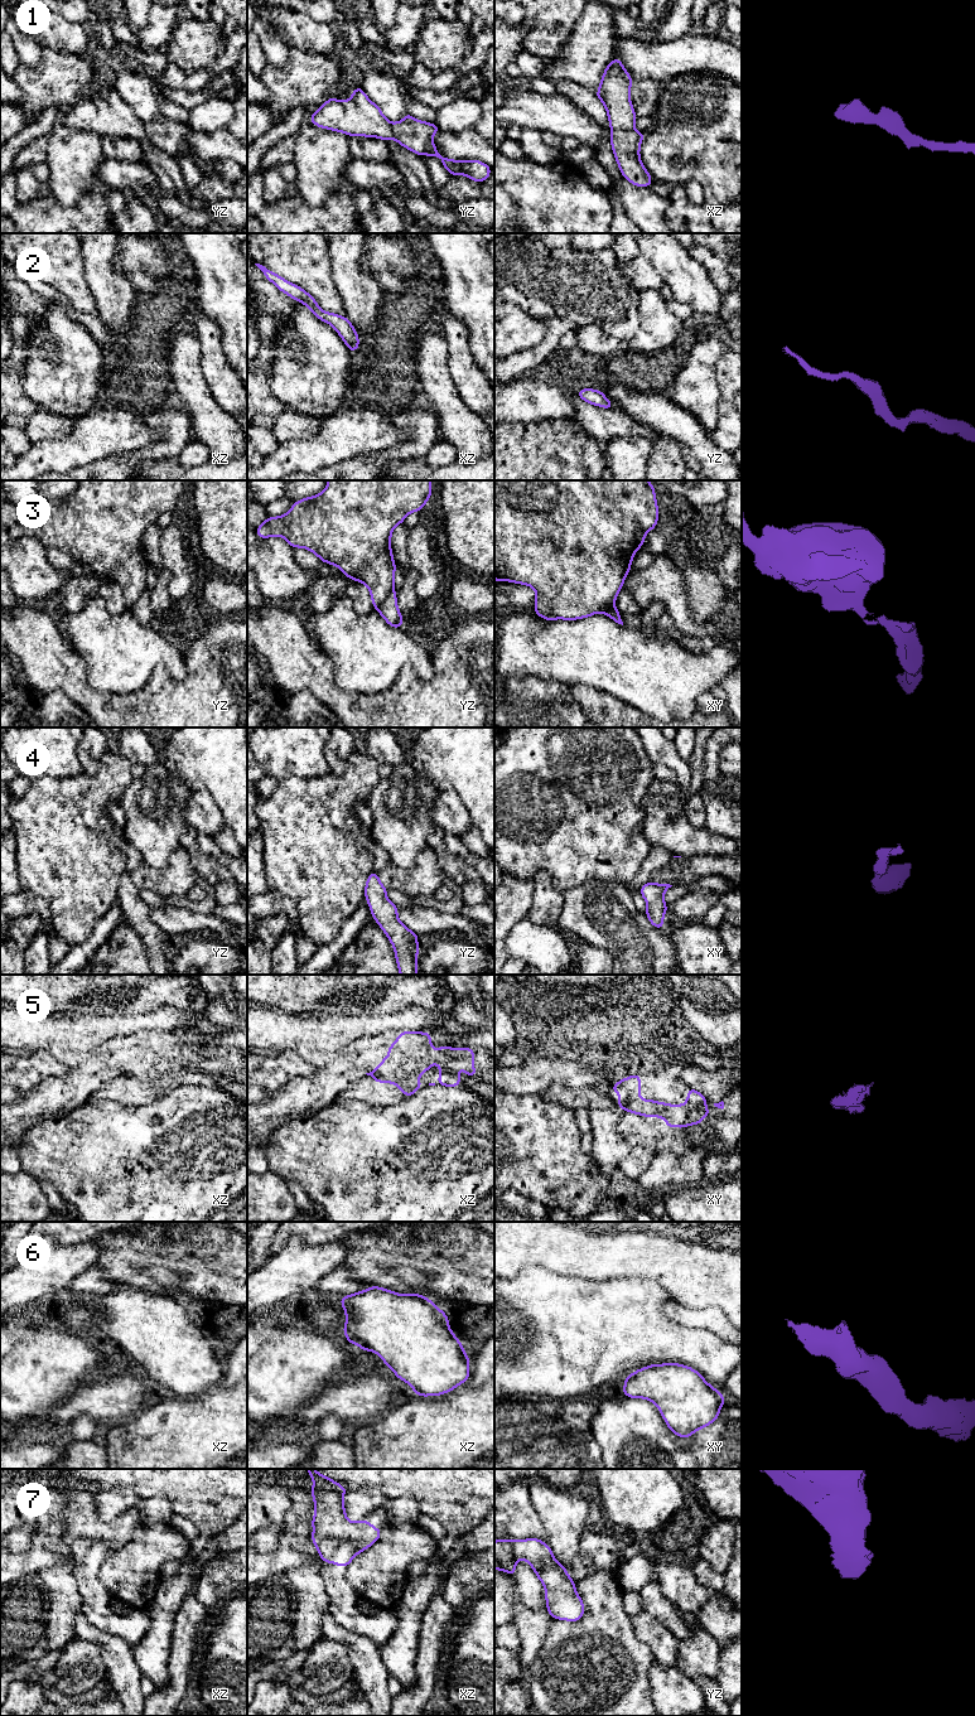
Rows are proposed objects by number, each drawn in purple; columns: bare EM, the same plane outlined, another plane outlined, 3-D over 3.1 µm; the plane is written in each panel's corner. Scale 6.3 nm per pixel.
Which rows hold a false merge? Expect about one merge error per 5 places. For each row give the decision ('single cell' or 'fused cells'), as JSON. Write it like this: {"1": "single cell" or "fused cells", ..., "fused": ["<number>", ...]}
{"1": "single cell", "2": "single cell", "3": "fused cells", "4": "single cell", "5": "fused cells", "6": "single cell", "7": "single cell", "fused": ["3", "5"]}

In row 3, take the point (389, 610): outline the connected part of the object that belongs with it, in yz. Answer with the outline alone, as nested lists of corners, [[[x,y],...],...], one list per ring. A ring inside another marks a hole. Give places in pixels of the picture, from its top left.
[[[395,589],[388,594],[383,604],[378,608],[378,613],[392,628],[402,627],[402,615],[397,608],[397,599]]]

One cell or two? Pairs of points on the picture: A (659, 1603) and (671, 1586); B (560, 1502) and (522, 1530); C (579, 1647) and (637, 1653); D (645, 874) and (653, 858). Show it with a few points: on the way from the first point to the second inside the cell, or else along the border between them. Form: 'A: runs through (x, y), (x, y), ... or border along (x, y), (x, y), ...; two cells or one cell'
A: border along (655, 1579), (661, 1593), (681, 1613); two cells
B: border along (527, 1490), (548, 1542); two cells
C: runs through (593, 1653), (623, 1653); one cell
D: runs through (645, 870), (653, 861); one cell

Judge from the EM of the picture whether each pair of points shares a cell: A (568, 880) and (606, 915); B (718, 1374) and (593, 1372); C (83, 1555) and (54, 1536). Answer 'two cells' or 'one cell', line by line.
A: two cells
B: one cell
C: two cells

